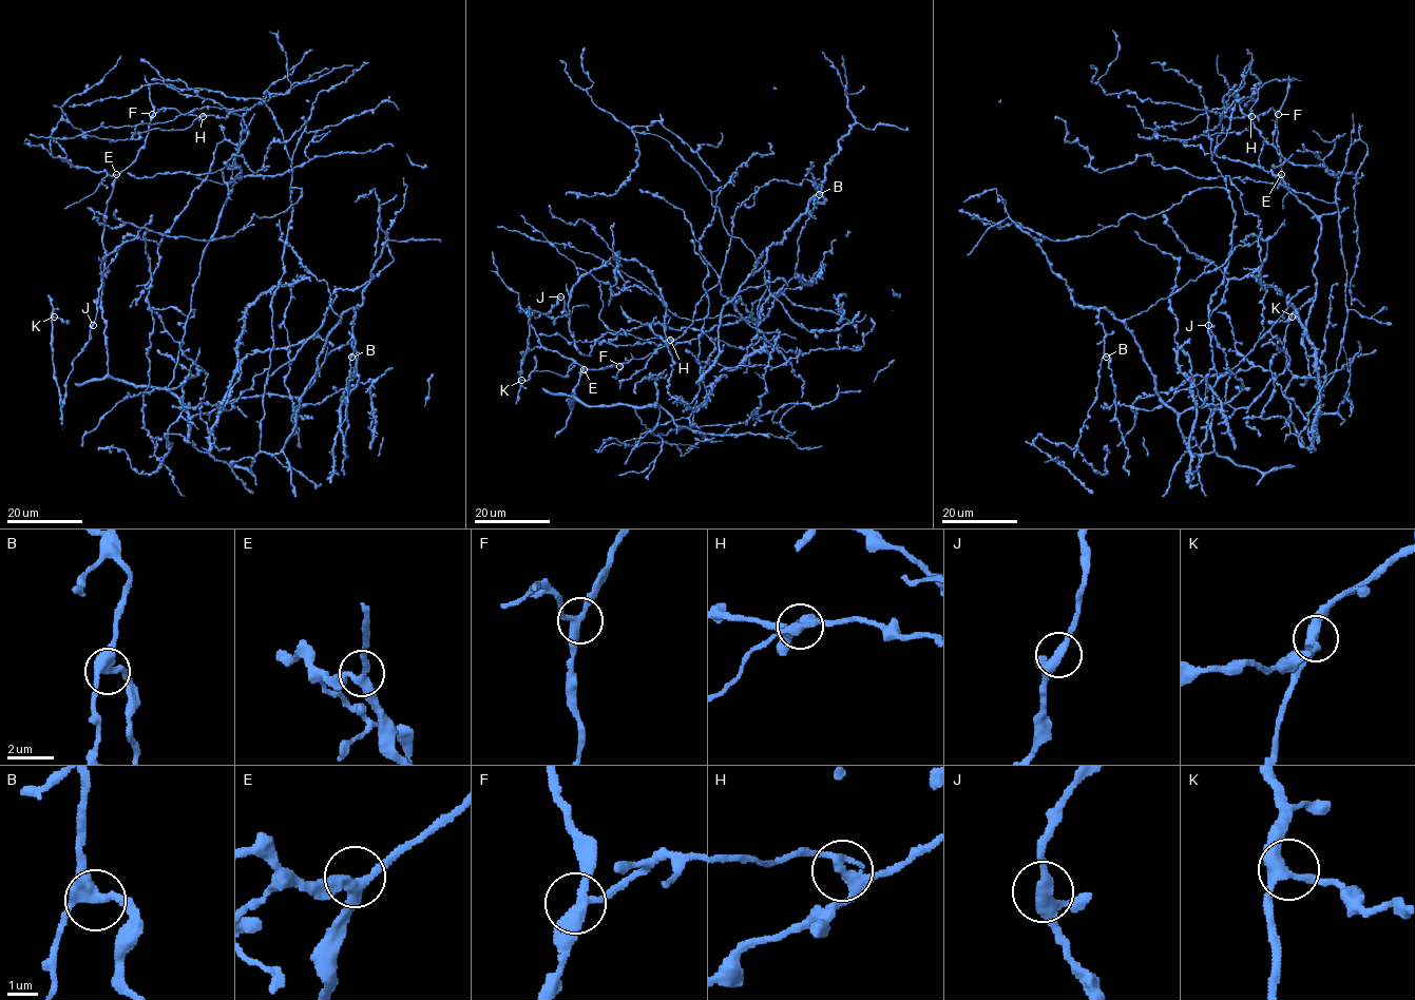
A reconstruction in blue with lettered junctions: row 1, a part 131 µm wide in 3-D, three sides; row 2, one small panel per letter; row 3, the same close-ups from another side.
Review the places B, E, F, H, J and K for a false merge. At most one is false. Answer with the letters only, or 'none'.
H

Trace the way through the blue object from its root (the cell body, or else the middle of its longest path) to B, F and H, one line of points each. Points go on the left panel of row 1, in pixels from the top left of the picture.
B: (107, 207), (145, 143), (148, 81), (260, 98), (292, 173), (261, 450), (282, 449), (350, 308), (351, 357)
F: (107, 207), (116, 176), (135, 159), (145, 143), (152, 114)
H: (107, 207), (116, 176), (135, 159), (154, 114), (163, 108), (176, 108), (183, 114), (203, 116)

